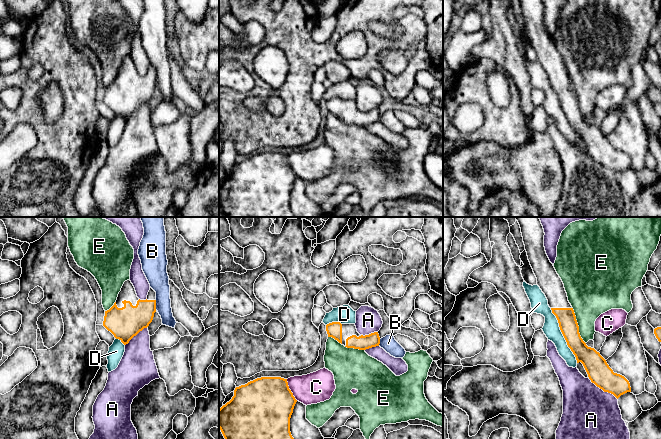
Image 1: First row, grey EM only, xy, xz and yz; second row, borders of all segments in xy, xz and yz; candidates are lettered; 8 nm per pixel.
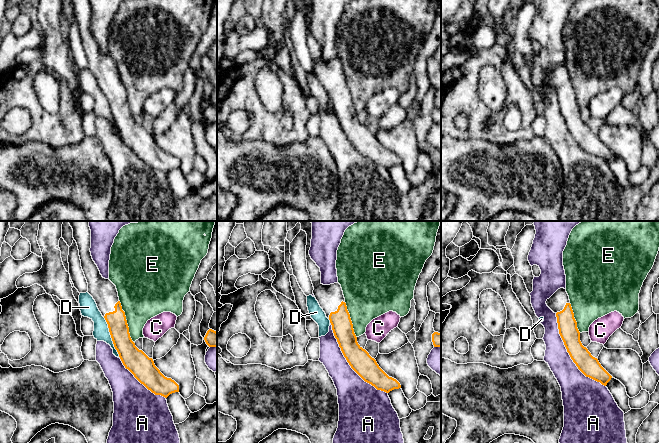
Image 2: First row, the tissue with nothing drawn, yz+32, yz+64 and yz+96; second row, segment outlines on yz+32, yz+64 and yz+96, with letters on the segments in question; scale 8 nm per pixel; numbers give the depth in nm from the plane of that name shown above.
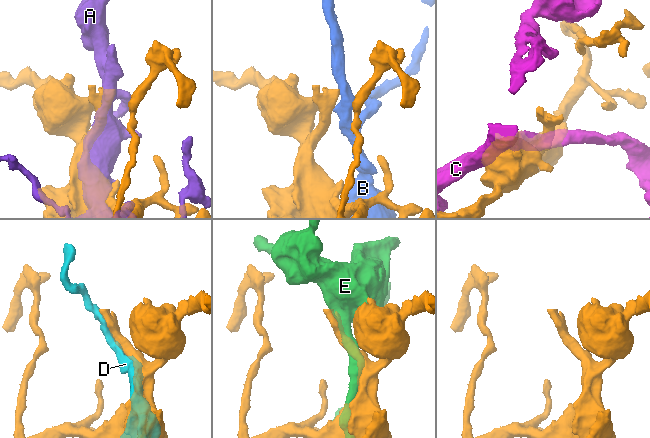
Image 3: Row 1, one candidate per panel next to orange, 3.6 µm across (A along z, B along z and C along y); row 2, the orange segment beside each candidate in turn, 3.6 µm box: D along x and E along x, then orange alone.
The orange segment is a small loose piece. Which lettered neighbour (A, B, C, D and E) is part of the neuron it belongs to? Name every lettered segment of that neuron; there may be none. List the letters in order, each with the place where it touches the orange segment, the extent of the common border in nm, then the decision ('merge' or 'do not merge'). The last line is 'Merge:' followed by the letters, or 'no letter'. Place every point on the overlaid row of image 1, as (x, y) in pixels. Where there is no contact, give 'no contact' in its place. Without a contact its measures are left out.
A: meets orange in yz at (603, 390); contact 300 nm long; do not merge
B: meets orange in xy at (155, 305); contact 80 nm long; do not merge
C: meets orange in xz at (290, 390); contact 200 nm long; do not merge
D: meets orange in yz at (563, 335); contact 500 nm long; do not merge
E: meets orange in yz at (577, 325); contact 320 nm long; do not merge
Merge: no letter

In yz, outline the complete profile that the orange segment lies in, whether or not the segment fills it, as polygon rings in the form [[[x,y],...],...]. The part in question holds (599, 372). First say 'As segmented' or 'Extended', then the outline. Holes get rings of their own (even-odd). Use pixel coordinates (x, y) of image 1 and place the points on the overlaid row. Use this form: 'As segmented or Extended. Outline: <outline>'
Extended. Outline: [[[516,217],[516,220],[521,228],[525,250],[533,272],[537,278],[537,285],[545,294],[548,300],[548,305],[551,308],[552,313],[556,316],[560,330],[567,342],[568,347],[575,355],[577,363],[581,362],[583,364],[592,383],[604,392],[613,394],[617,399],[621,395],[631,392],[629,381],[624,376],[614,373],[600,353],[594,348],[588,347],[581,338],[576,316],[571,304],[568,301],[564,284],[546,254],[544,247],[545,233],[539,217]]]

